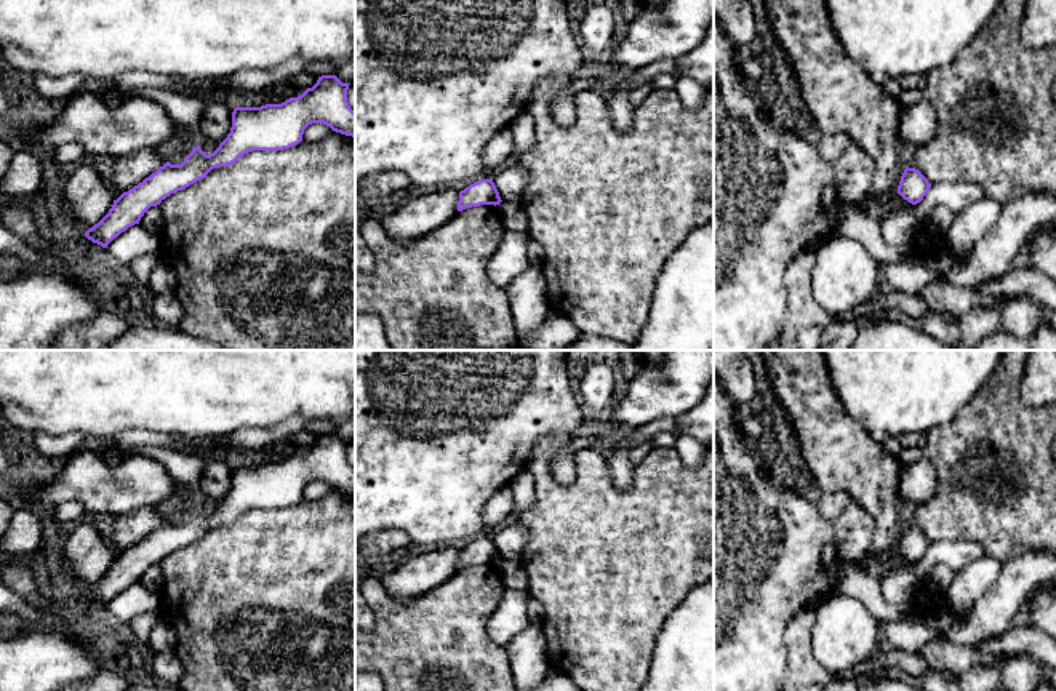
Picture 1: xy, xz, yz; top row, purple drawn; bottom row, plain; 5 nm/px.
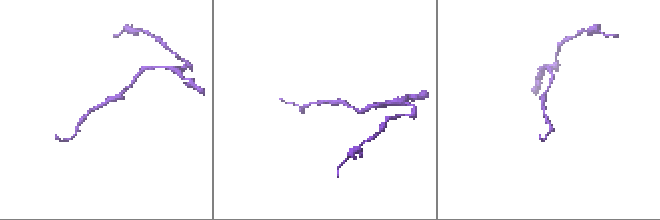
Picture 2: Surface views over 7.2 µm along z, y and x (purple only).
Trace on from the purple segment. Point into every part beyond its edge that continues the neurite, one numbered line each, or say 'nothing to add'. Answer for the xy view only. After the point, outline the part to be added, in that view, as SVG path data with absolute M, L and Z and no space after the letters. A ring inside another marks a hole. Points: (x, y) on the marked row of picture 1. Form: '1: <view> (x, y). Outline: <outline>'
nothing to add

